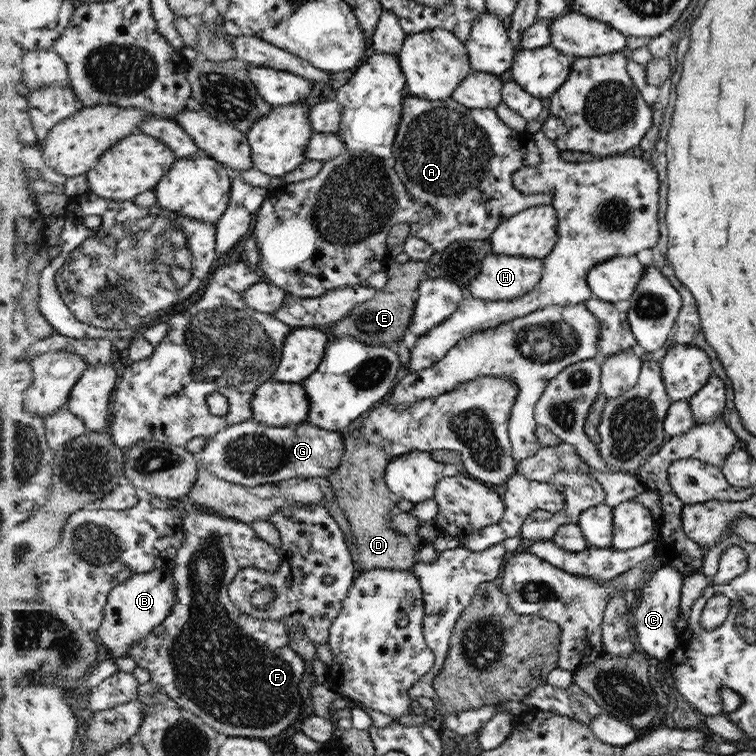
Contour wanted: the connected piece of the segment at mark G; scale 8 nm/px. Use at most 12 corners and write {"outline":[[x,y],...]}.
{"outline":[[254,419],[208,439],[199,466],[246,487],[329,478],[344,432]]}

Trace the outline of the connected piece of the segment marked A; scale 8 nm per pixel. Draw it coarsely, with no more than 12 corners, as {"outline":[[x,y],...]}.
{"outline":[[406,94],[394,143],[409,234],[442,252],[489,239],[550,193],[543,162],[494,109]]}

